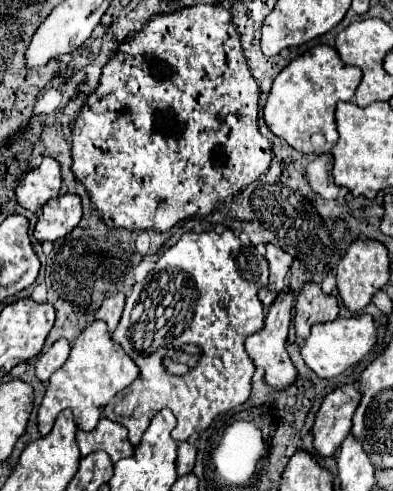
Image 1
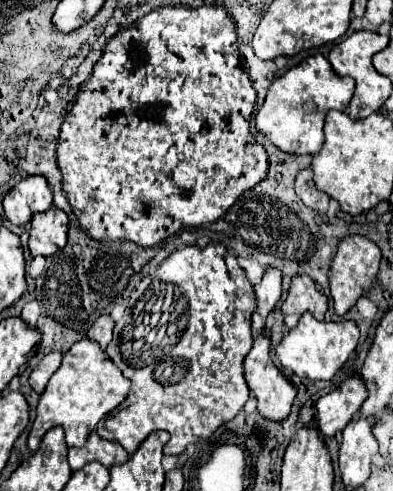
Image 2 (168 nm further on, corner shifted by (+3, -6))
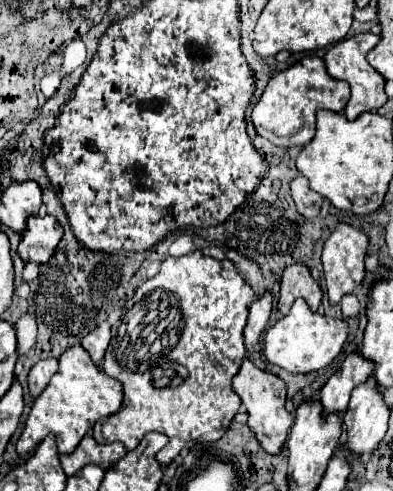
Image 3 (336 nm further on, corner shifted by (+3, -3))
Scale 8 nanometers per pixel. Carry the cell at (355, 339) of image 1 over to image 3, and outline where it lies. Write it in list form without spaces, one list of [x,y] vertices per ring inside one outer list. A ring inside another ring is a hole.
[[[297,299],[289,315],[281,317],[263,335],[263,355],[269,363],[279,365],[291,373],[313,373],[325,369],[343,349],[349,335],[349,327],[343,319],[333,319],[327,315],[311,313],[303,299]]]

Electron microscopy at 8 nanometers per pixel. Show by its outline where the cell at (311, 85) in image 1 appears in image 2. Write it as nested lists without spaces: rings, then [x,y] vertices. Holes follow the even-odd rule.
[[[309,56],[295,68],[279,76],[255,116],[255,128],[287,154],[317,154],[323,146],[323,120],[329,110],[345,110],[353,96],[355,82],[349,76],[337,76],[327,58]]]

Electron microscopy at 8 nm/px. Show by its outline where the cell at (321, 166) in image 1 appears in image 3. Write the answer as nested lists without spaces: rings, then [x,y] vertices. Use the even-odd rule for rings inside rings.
[[[297,175],[293,181],[291,181],[291,195],[295,199],[295,205],[297,205],[297,211],[303,215],[303,217],[317,217],[319,211],[321,211],[321,205],[323,205],[323,197],[317,195],[311,187],[309,187],[309,181],[303,177],[303,175]]]

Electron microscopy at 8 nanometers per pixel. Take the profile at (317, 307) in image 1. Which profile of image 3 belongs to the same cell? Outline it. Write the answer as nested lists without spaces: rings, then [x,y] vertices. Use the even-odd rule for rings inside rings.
[[[295,263],[295,265],[285,267],[285,271],[283,271],[281,297],[279,297],[279,303],[277,303],[279,311],[283,315],[287,315],[293,301],[299,299],[299,297],[303,297],[307,301],[311,311],[317,311],[321,297],[323,297],[323,291],[321,291],[319,283],[311,277],[309,269],[301,263]]]

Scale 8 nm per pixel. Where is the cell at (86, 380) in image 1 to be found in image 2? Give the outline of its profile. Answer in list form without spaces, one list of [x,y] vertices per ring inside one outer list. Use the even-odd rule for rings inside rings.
[[[93,340],[75,342],[69,352],[63,354],[63,362],[59,370],[51,376],[41,400],[37,404],[37,416],[31,426],[27,448],[35,452],[39,442],[47,430],[53,426],[61,426],[65,430],[67,446],[83,446],[87,436],[95,430],[97,422],[117,408],[129,392],[129,380],[121,374],[121,370],[109,360],[109,356],[97,346]]]

